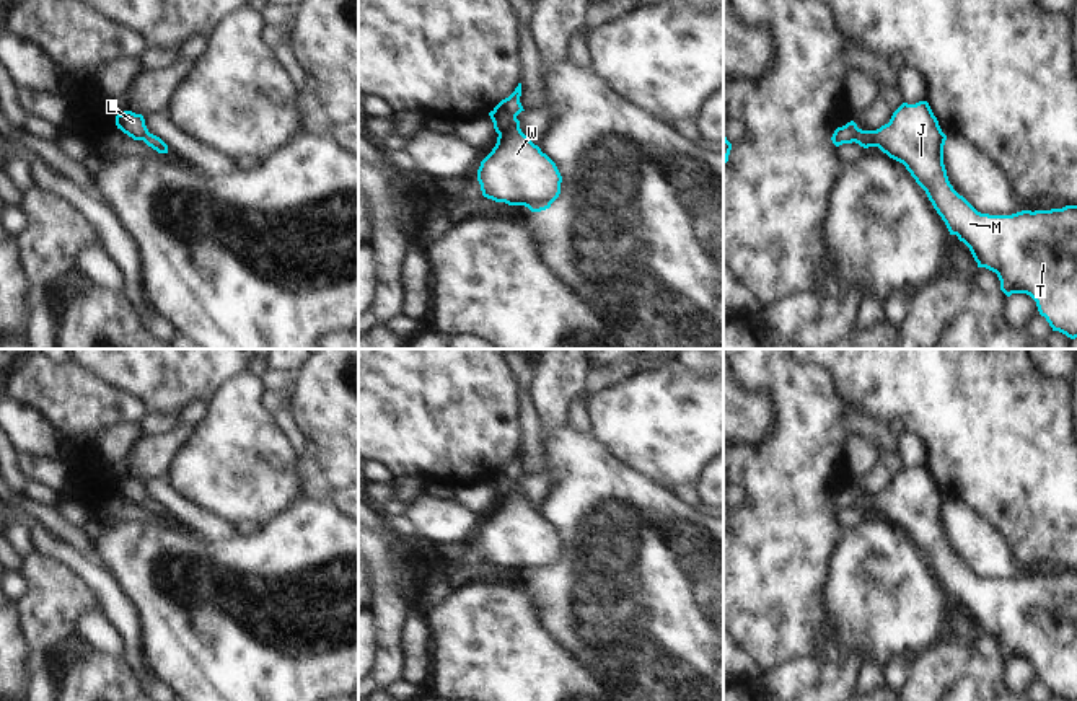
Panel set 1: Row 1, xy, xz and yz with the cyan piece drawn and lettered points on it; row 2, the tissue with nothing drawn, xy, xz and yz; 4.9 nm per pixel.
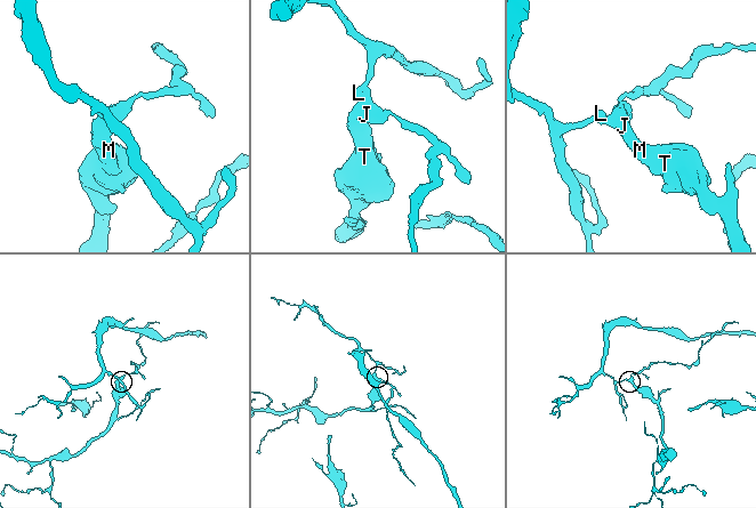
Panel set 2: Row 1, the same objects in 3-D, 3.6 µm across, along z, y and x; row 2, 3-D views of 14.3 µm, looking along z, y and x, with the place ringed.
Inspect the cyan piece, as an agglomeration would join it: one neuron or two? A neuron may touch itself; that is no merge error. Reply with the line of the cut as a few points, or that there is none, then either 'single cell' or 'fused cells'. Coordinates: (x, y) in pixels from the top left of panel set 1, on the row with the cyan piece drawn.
cut in xz along (515, 116), (499, 136); fused cells

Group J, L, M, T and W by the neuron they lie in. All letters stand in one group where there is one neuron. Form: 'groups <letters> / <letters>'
groups J M T W / L

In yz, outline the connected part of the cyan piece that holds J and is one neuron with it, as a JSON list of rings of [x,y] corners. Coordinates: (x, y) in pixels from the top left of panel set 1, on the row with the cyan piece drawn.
[[[919,101],[903,103],[888,124],[862,130],[855,143],[878,147],[903,163],[950,235],[969,248],[978,267],[996,272],[1007,297],[1030,295],[1053,331],[1075,339],[1077,205],[1012,215],[981,214],[948,181],[945,140],[929,103]]]

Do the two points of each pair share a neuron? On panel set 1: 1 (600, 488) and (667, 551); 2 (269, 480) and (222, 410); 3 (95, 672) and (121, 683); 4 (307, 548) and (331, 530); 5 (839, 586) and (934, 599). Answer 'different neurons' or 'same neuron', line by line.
1: same neuron
2: same neuron
3: same neuron
4: same neuron
5: same neuron

